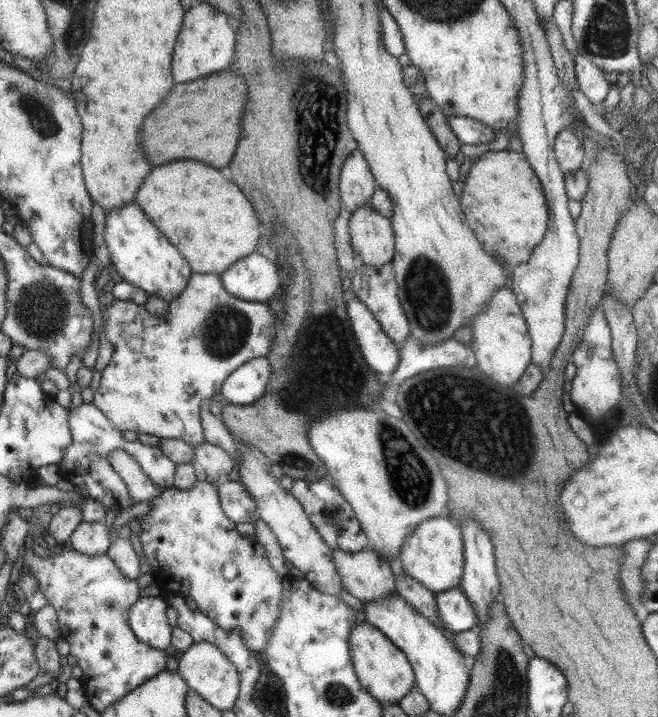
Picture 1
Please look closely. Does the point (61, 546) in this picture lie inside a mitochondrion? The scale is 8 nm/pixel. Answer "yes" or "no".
no

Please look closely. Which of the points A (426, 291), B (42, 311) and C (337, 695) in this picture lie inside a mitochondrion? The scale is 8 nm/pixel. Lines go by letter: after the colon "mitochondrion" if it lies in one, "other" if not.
A: mitochondrion
B: mitochondrion
C: mitochondrion

